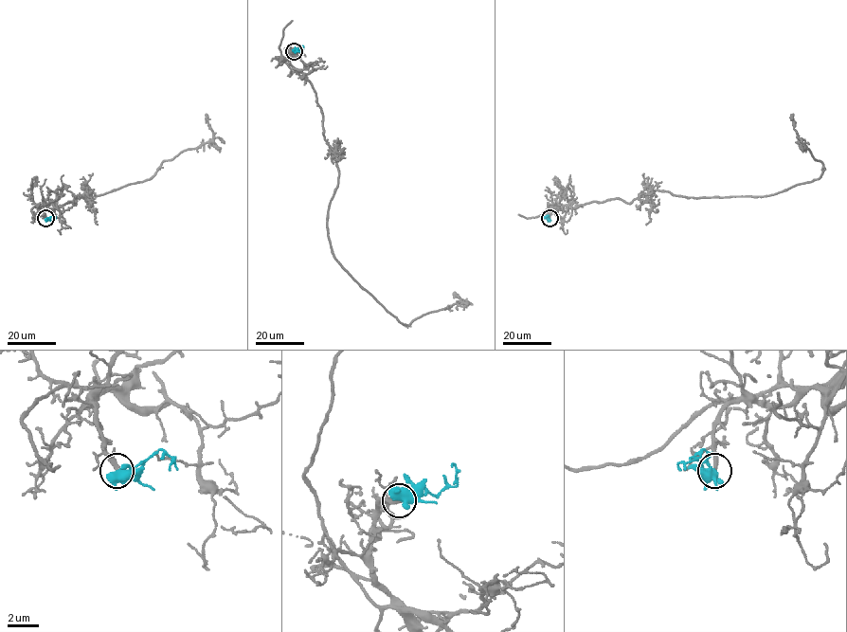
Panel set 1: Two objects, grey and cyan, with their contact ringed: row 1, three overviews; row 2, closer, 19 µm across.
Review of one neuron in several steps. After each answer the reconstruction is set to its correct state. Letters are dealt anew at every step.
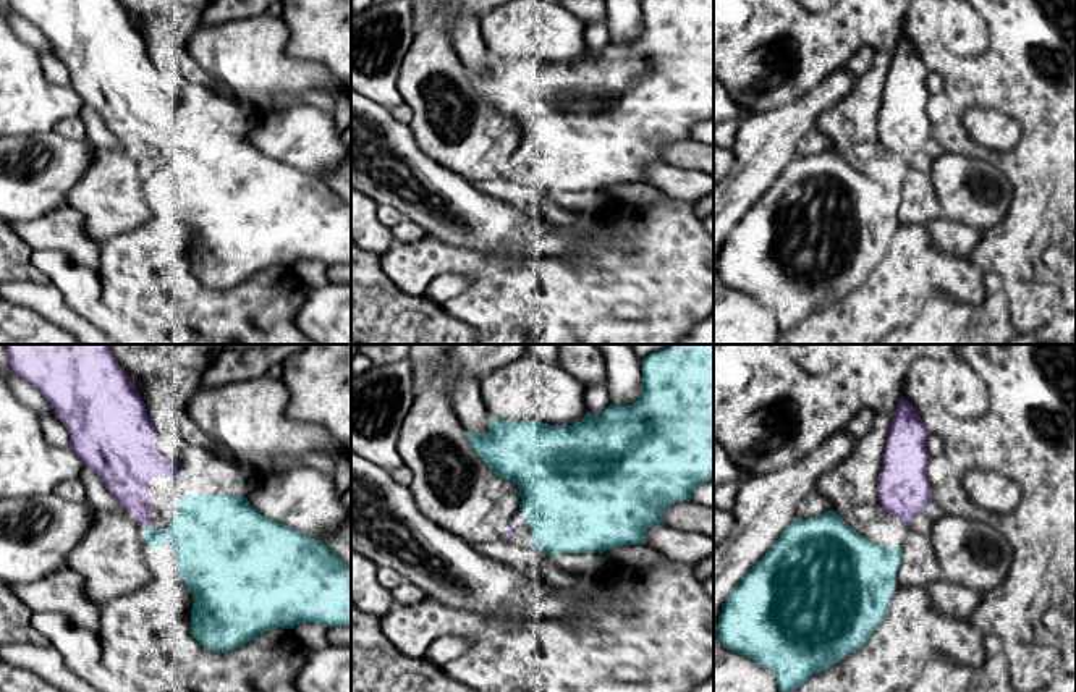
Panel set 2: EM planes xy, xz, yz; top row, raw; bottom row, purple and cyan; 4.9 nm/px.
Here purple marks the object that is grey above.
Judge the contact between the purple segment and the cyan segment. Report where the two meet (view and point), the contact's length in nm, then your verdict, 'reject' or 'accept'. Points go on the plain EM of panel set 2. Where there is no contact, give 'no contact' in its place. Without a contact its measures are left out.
xy (146, 162) | 30 nm | accept

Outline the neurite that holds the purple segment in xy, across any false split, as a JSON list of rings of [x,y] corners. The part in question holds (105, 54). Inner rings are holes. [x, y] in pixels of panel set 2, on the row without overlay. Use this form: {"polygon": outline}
{"polygon": [[[10,0],[10,5],[44,32],[55,57],[66,65],[74,92],[100,115],[125,150],[144,165],[147,186],[163,184],[165,176],[172,176],[178,213],[194,233],[191,268],[199,283],[228,291],[270,267],[294,267],[299,260],[317,260],[324,265],[351,262],[351,204],[322,178],[259,152],[241,133],[183,133],[178,155],[167,167],[150,163],[149,116],[176,115],[178,107],[159,89],[146,40],[118,0]]]}

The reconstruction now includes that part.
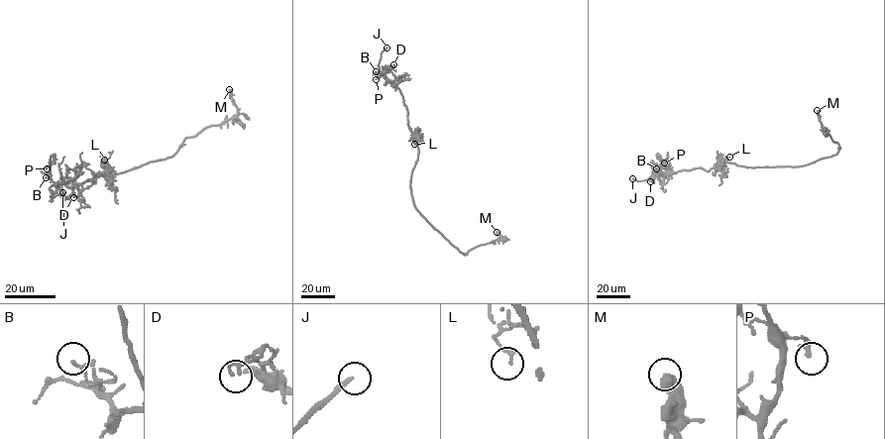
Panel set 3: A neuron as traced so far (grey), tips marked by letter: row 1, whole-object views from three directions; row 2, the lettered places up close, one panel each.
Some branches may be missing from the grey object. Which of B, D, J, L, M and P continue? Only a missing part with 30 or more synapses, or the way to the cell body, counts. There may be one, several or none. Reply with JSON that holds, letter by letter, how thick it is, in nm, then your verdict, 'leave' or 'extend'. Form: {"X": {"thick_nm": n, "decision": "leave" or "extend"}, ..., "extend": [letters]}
{"B": {"thick_nm": 180, "decision": "leave"}, "D": {"thick_nm": 80, "decision": "leave"}, "J": {"thick_nm": 220, "decision": "extend"}, "L": {"thick_nm": 140, "decision": "leave"}, "M": {"thick_nm": 600, "decision": "leave"}, "P": {"thick_nm": 240, "decision": "leave"}, "extend": ["J"]}

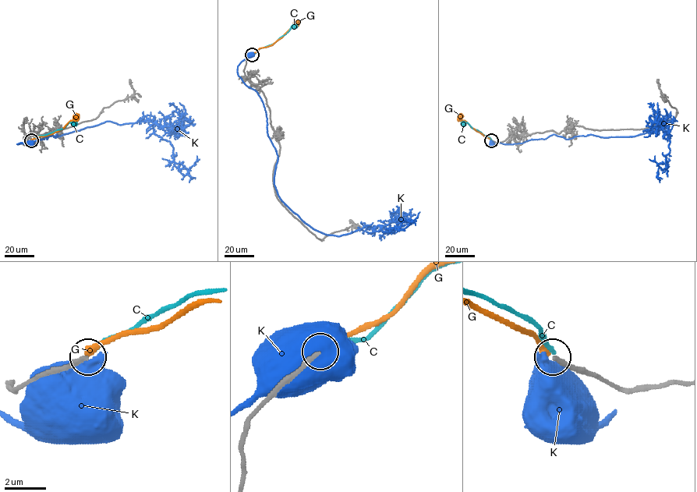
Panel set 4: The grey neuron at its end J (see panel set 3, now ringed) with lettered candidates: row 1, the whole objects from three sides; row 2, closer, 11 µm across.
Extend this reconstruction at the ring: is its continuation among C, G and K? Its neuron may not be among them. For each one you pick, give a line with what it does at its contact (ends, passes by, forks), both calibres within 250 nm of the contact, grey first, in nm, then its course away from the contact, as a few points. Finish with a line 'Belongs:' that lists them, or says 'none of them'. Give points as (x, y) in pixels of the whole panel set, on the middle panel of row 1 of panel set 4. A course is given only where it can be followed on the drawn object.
Belongs: none of them

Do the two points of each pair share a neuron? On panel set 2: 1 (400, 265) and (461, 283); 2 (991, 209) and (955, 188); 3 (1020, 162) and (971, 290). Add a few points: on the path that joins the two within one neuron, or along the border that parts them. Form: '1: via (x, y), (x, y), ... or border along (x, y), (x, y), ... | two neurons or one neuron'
1: border along (471, 278), (461, 274), (440, 274), (423, 293) | two neurons
2: via (982, 201), (963, 188) | one neuron
3: border along (968, 257), (984, 272) | two neurons

